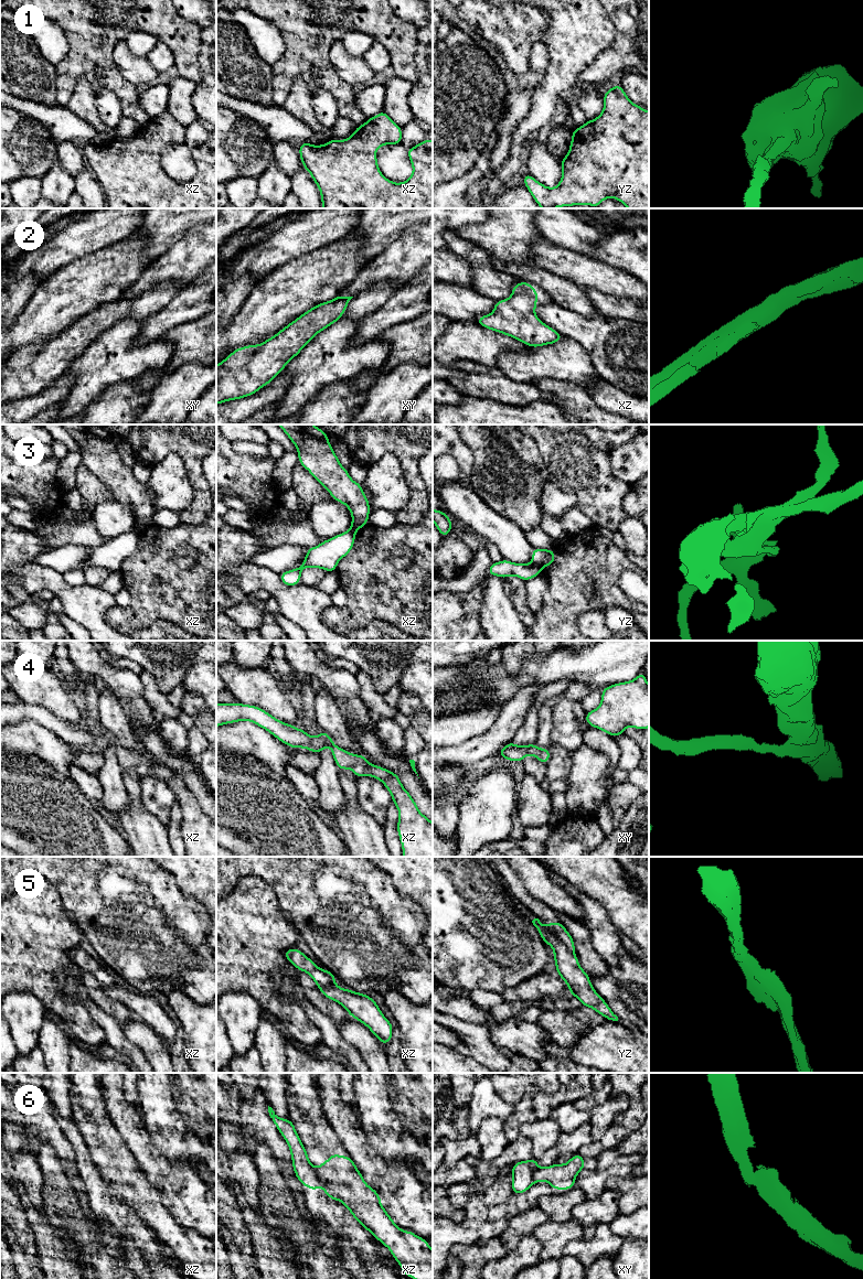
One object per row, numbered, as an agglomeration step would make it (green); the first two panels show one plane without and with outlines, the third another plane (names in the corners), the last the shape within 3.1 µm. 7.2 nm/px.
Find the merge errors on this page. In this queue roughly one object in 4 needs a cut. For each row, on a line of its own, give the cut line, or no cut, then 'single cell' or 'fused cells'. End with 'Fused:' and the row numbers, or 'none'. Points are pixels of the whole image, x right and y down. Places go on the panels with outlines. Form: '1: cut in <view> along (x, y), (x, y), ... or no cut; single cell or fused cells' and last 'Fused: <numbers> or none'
1: no cut; single cell
2: no cut; single cell
3: cut in xz along (350, 528), (358, 529); fused cells
4: no cut; single cell
5: cut in yz along (544, 925), (574, 954); fused cells
6: cut in xz along (315, 1169), (321, 1183); fused cells
Fused: 3, 5, 6

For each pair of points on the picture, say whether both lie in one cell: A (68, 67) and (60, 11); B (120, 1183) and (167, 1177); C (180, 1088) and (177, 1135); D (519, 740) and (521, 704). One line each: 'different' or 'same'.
A: same
B: different
C: different
D: different

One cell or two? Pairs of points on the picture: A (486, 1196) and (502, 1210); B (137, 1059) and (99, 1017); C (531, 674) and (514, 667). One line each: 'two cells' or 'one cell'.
A: two cells
B: one cell
C: two cells

